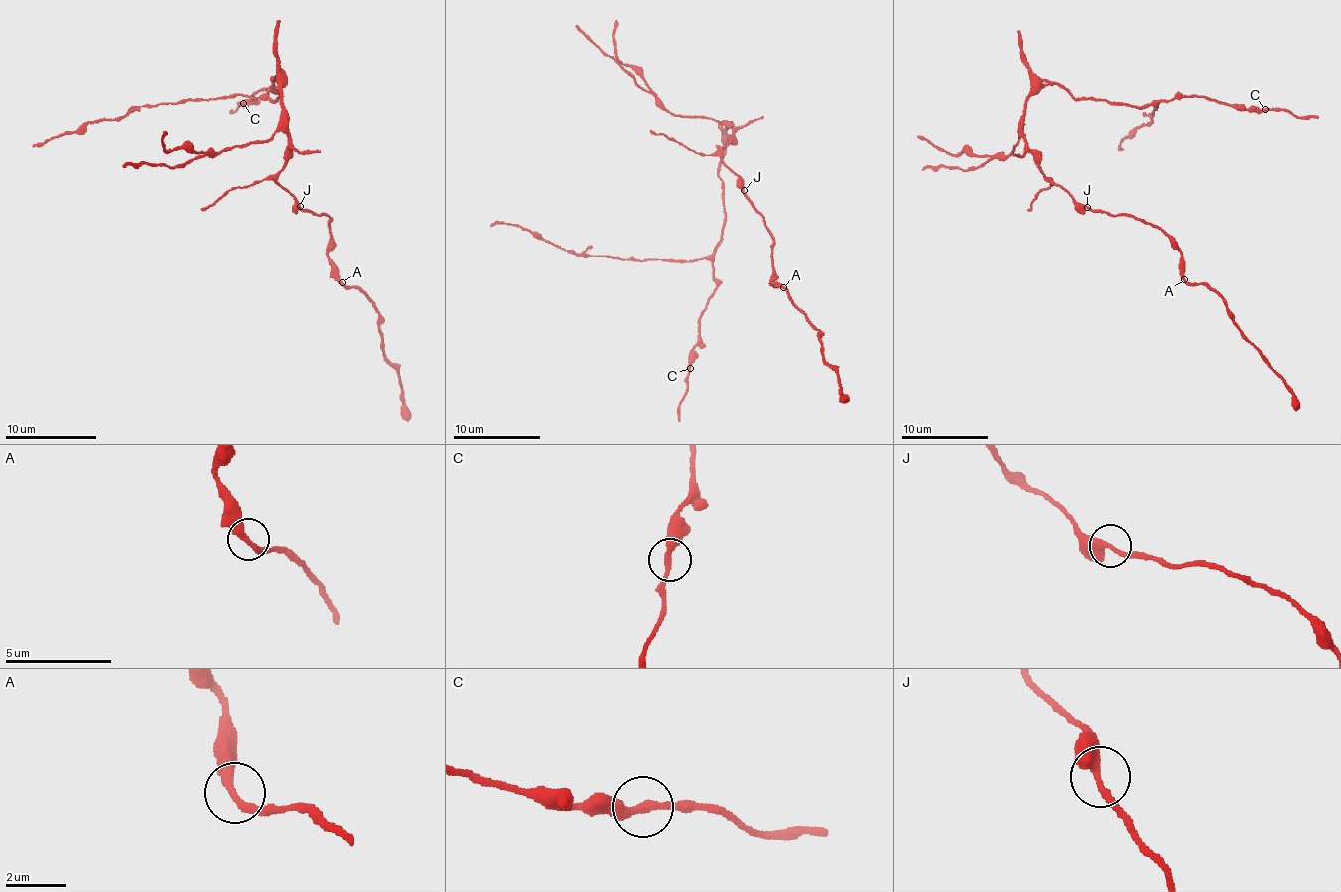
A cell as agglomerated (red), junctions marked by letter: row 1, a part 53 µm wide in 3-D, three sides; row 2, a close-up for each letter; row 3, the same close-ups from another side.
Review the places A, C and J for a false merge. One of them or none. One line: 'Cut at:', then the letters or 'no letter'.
Cut at: no letter

